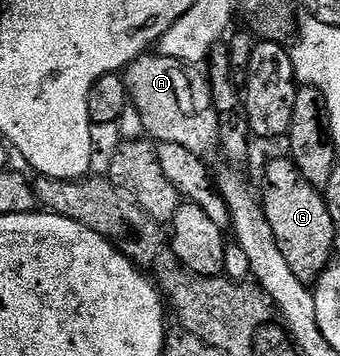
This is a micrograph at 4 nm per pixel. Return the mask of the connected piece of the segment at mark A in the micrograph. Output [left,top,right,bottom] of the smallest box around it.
[124,53,219,157]

